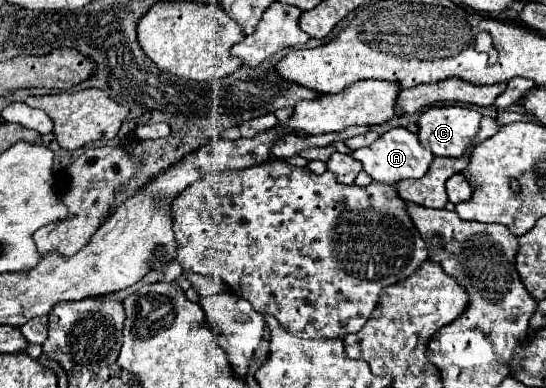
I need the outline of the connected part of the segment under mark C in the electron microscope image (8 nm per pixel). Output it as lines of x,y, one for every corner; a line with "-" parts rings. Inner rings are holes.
434,106
420,114
418,118
418,138
424,148
428,148
434,156
444,158
462,158
480,130
482,114
474,108
466,106

